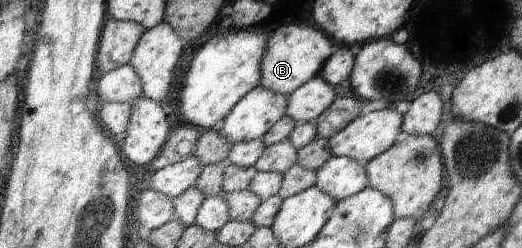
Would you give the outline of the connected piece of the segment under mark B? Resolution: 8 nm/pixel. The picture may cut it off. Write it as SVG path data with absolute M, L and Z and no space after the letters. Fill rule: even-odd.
M285 25L267 30L266 45L260 60L260 86L290 95L309 79L319 76L325 61L336 51L337 45L326 33L311 26Z

